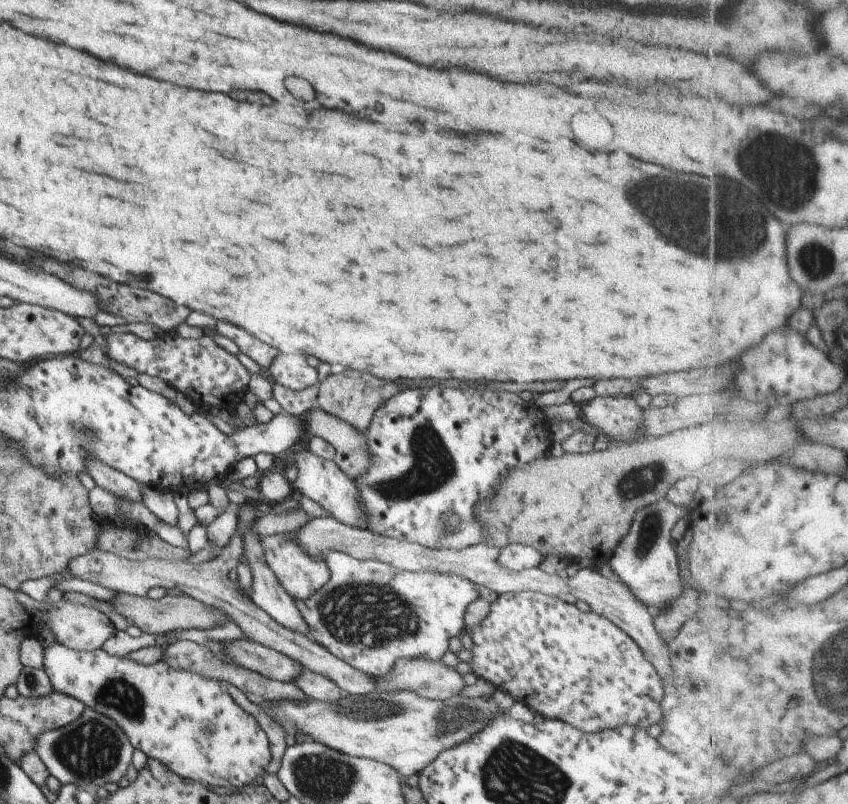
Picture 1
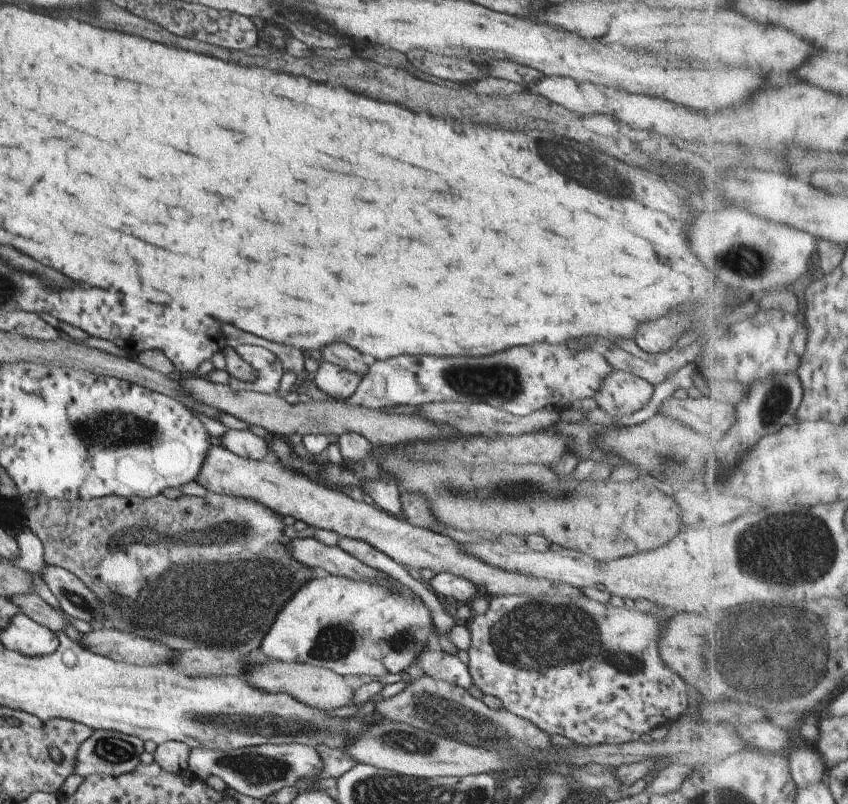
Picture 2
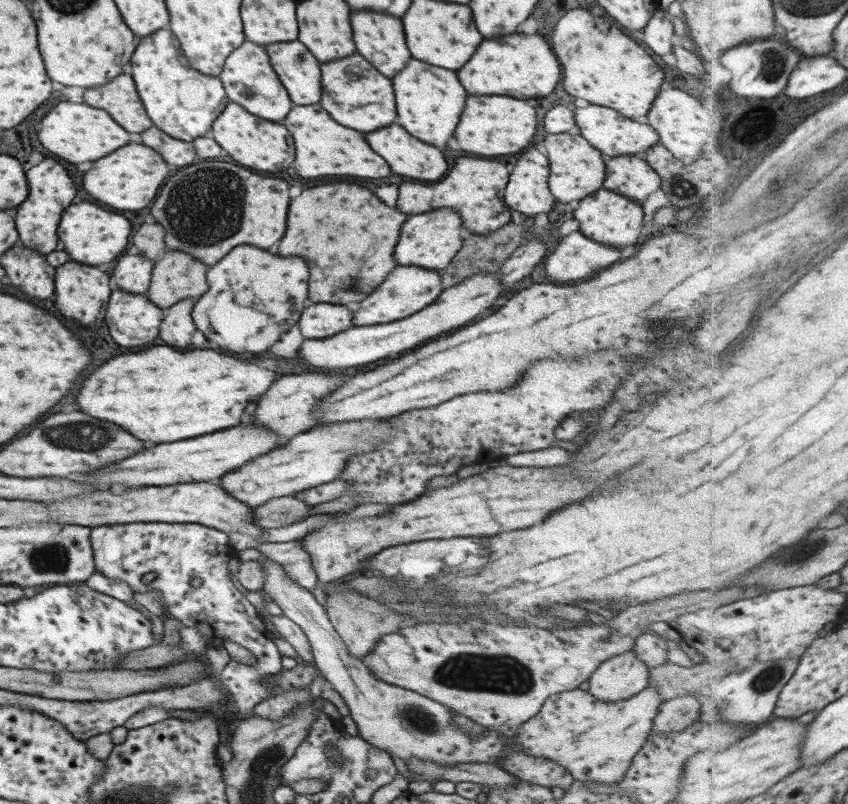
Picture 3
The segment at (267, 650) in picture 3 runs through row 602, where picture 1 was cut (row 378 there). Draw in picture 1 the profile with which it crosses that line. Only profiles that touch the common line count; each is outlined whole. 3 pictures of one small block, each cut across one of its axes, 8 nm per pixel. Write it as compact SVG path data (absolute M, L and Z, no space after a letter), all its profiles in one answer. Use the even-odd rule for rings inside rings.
M110 333L102 336L107 339L107 350L102 350L105 352L105 356L109 356L129 368L134 368L139 373L161 378L177 392L189 397L197 406L213 407L224 412L230 412L242 402L243 395L247 391L250 373L241 365L234 354L223 350L223 347L220 347L209 337L185 339L171 333L160 334L151 340L144 340L132 333Z

